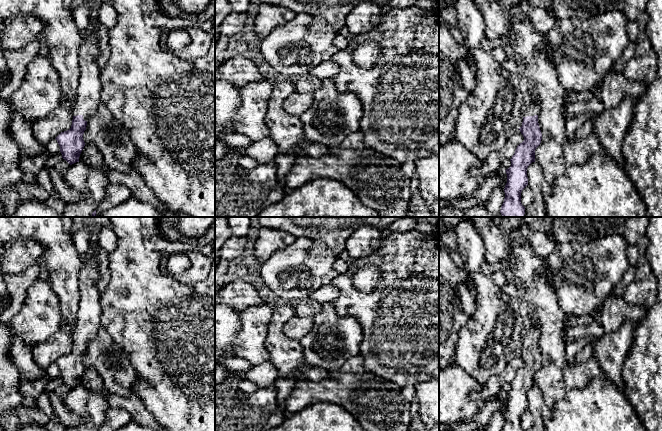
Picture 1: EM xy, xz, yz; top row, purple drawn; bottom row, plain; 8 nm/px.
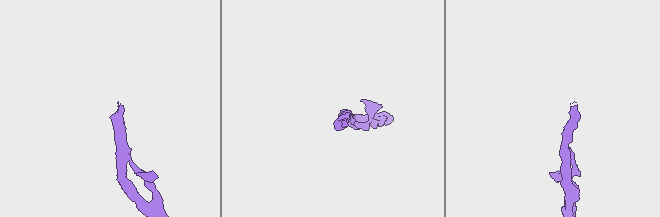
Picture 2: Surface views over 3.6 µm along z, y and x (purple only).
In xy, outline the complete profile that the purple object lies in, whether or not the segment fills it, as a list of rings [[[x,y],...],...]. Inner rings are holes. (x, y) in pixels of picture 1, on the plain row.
[[[94,243],[87,251],[87,263],[82,265],[79,275],[80,302],[76,315],[71,352],[61,356],[55,363],[60,370],[62,382],[70,389],[79,386],[80,378],[85,370],[83,358],[87,345],[95,338],[102,327],[100,315],[100,295],[97,285],[101,280],[98,270],[97,254],[99,246]]]

